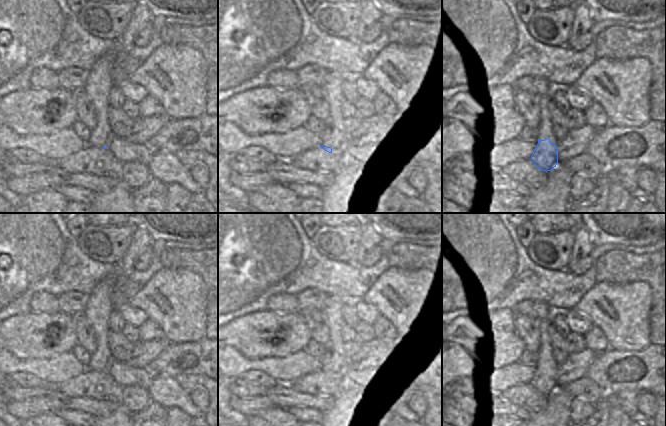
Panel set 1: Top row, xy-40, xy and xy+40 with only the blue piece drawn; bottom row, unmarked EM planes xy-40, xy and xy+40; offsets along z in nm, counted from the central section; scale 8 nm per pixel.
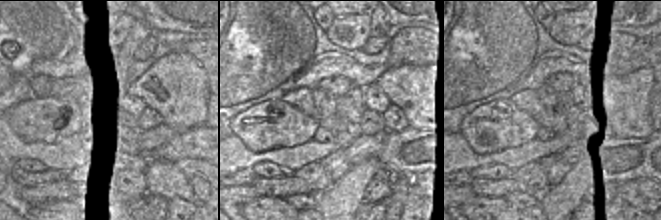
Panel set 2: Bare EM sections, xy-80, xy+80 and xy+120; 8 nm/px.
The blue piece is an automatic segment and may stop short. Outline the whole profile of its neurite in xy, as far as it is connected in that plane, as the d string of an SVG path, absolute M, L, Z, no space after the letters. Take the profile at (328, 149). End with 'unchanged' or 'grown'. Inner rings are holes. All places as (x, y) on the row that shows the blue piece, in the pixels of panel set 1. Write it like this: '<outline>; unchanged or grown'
M325 145L303 151L288 161L299 169L309 171L337 171L339 167L338 156Z; grown

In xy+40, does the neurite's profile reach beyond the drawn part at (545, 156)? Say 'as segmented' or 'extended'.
as segmented

